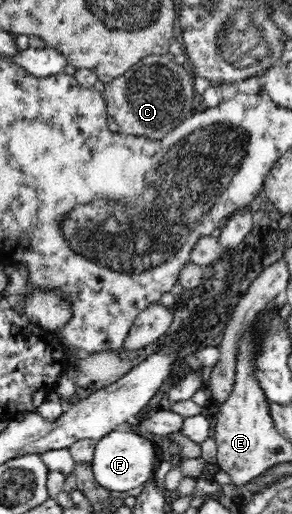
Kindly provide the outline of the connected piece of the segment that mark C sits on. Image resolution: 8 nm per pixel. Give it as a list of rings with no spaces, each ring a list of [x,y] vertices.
[[[149,55],[149,57],[141,59],[139,64],[120,75],[119,78],[105,84],[105,91],[103,91],[102,95],[106,102],[106,112],[115,118],[119,129],[125,134],[160,140],[169,131],[175,129],[177,125],[183,123],[184,119],[193,115],[195,110],[199,108],[193,94],[194,80],[195,78],[186,65],[177,65],[167,55]]]

